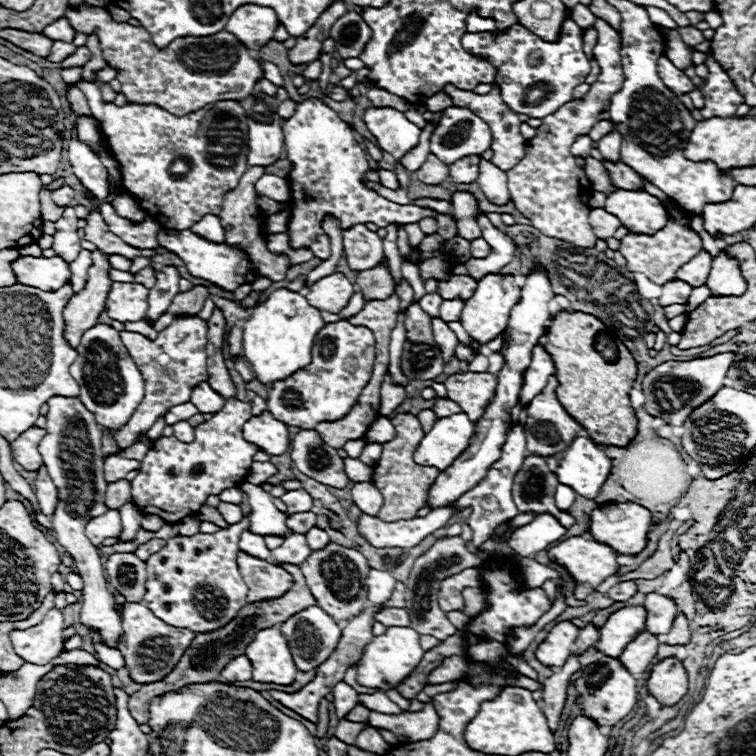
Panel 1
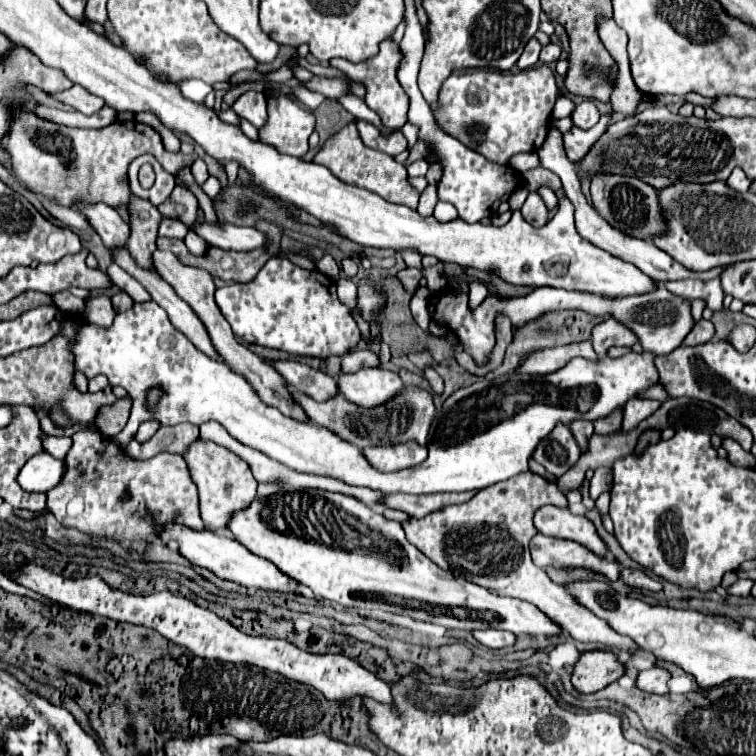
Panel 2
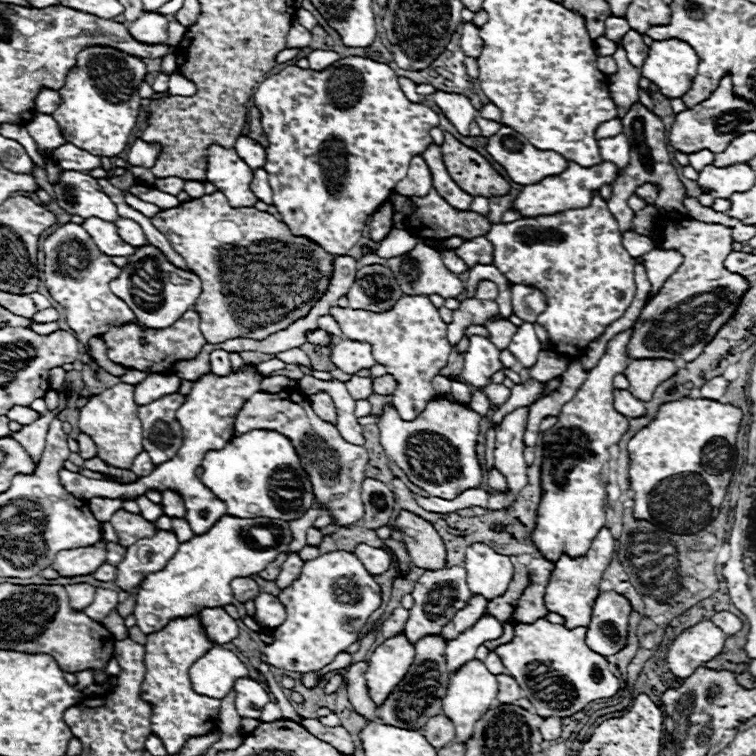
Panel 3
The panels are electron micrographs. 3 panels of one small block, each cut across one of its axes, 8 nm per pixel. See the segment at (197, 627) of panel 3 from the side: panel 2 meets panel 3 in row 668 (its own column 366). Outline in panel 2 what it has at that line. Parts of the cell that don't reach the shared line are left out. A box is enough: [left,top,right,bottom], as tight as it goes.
[312,120,420,208]

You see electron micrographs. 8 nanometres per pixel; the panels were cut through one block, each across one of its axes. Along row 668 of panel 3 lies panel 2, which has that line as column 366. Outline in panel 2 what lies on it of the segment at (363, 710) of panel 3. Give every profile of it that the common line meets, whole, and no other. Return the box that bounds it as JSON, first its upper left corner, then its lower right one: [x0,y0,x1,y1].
[342,348,380,372]

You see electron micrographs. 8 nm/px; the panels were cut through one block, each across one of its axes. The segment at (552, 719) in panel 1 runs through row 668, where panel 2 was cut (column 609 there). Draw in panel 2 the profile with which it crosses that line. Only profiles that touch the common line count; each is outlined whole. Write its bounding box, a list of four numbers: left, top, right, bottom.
[530,534,620,582]

